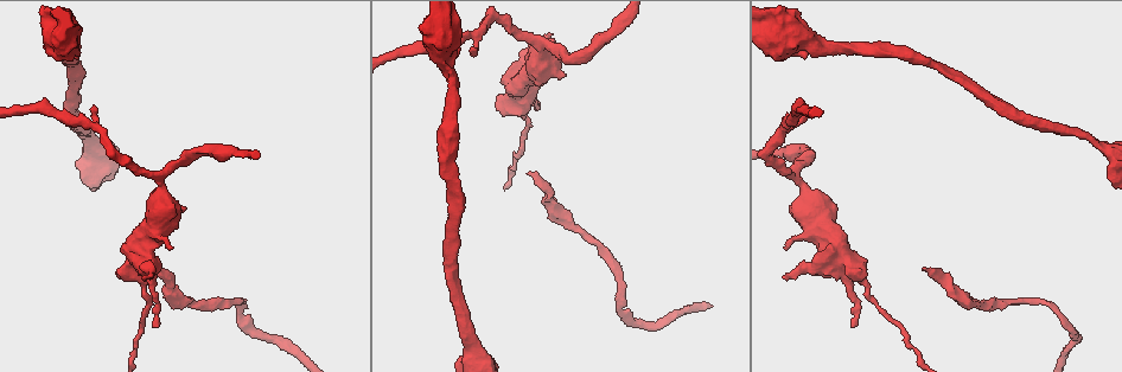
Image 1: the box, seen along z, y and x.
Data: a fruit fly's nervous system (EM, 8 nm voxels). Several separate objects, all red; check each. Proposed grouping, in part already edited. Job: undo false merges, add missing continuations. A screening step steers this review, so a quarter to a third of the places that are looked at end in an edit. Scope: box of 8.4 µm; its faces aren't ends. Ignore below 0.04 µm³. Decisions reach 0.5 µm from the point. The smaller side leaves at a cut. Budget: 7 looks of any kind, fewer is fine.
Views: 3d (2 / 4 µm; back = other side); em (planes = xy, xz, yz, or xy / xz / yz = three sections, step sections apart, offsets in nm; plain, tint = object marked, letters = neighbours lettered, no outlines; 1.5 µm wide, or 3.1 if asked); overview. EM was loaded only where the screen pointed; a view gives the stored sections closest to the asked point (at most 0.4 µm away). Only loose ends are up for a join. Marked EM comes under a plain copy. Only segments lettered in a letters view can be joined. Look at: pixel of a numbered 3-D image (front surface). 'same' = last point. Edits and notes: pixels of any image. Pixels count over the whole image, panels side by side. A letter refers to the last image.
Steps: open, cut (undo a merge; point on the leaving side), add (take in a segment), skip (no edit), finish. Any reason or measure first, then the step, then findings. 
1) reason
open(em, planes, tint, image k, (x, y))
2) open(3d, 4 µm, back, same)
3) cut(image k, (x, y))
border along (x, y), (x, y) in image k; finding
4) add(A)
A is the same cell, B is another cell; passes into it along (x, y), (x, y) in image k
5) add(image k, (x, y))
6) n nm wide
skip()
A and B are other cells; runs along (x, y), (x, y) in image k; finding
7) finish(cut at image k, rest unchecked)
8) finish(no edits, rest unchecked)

abrupt turn
open(em, planes, letters, image 1, (194, 150))

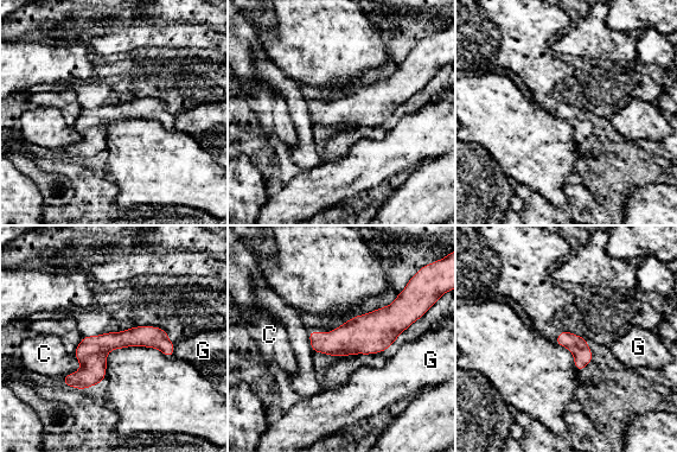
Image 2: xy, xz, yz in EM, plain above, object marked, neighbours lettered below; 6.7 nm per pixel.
140 nm wide
skip()
C and G are other cells; border along (173, 343), (174, 356) in image 2; all the same neuron

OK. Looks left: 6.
an open end
open(em, planes, letters, image 1, (924, 267))

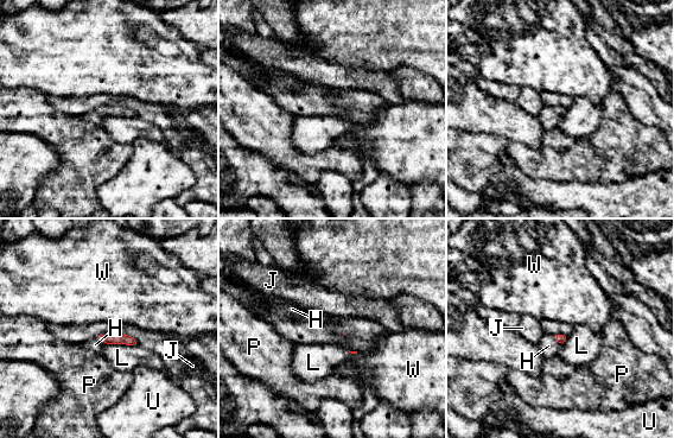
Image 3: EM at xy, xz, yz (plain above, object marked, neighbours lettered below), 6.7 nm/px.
add(H)
H is the same cell, J, L, P, U and W are other cells; it goes on there

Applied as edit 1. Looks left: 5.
an open end
open(em, yz, step 4, letters, image 1, (473, 49))

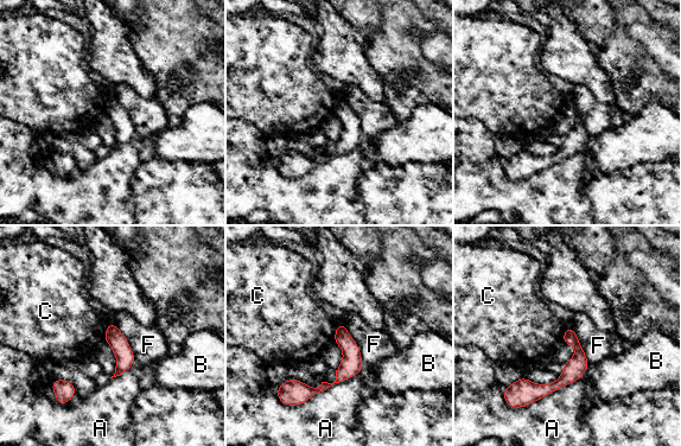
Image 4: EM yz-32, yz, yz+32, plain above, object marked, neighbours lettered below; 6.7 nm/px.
cut it another way
open(em, planes, letters, same)

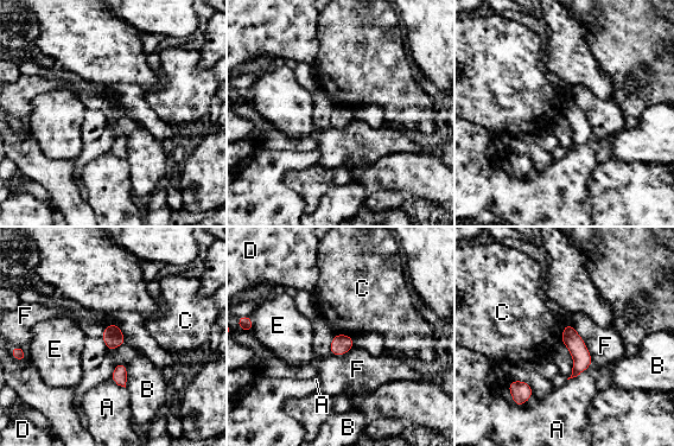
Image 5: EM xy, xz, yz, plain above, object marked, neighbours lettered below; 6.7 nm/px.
130 nm wide
skip()
A, B, C, D, E and F are other cells; border along (565, 324), (560, 341) in image 5; no lettered segment goes on from it

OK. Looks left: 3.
finish(add at image 3, rest unchecked)

